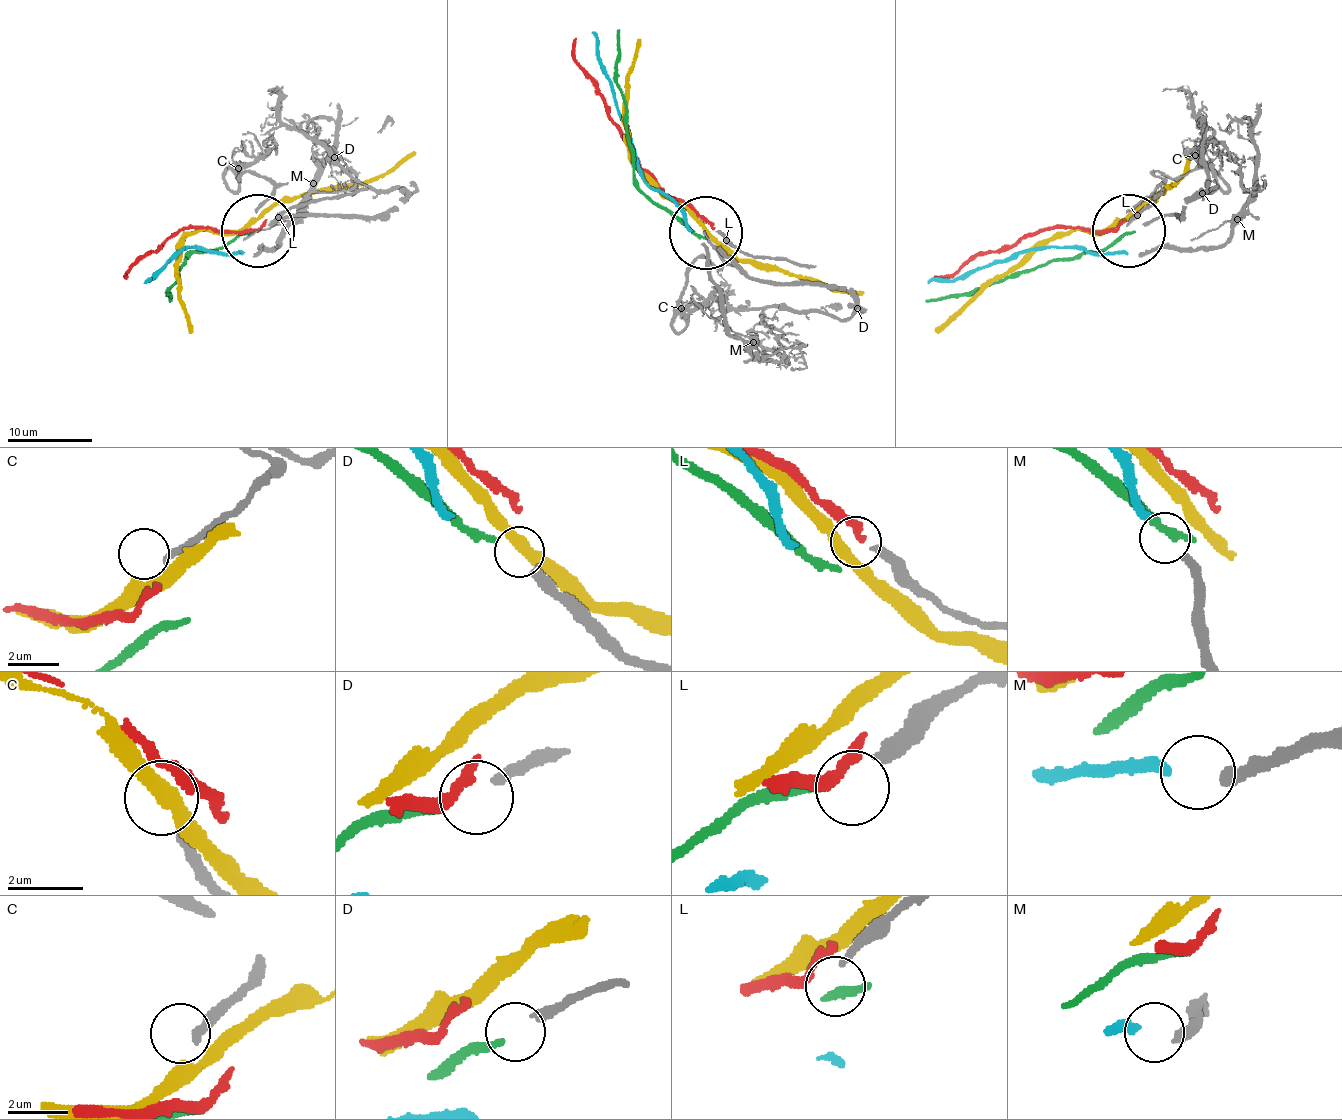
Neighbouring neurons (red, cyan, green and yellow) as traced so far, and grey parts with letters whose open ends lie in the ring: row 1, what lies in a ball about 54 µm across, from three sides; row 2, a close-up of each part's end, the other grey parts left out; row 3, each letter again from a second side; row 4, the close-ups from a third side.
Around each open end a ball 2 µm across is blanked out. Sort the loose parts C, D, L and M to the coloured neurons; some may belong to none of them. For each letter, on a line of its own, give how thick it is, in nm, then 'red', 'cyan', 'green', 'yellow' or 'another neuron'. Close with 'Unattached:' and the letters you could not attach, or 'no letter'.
C: 240 nm | yellow
D: 320 nm | green
L: 260 nm | another neuron
M: 280 nm | cyan
Unattached: L

